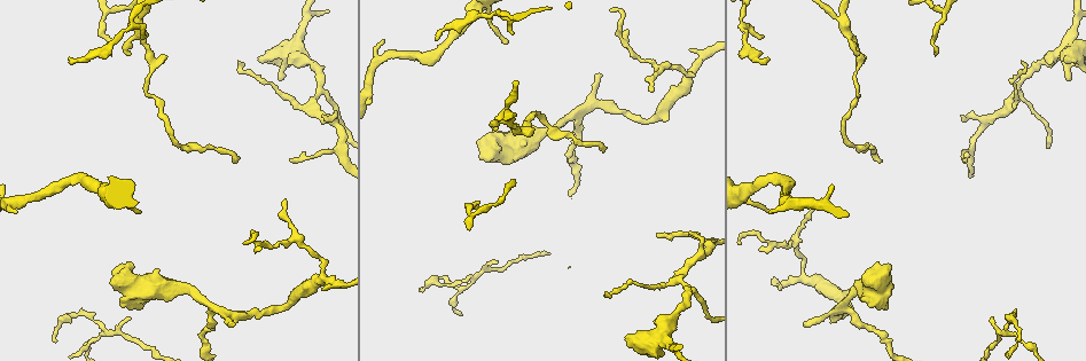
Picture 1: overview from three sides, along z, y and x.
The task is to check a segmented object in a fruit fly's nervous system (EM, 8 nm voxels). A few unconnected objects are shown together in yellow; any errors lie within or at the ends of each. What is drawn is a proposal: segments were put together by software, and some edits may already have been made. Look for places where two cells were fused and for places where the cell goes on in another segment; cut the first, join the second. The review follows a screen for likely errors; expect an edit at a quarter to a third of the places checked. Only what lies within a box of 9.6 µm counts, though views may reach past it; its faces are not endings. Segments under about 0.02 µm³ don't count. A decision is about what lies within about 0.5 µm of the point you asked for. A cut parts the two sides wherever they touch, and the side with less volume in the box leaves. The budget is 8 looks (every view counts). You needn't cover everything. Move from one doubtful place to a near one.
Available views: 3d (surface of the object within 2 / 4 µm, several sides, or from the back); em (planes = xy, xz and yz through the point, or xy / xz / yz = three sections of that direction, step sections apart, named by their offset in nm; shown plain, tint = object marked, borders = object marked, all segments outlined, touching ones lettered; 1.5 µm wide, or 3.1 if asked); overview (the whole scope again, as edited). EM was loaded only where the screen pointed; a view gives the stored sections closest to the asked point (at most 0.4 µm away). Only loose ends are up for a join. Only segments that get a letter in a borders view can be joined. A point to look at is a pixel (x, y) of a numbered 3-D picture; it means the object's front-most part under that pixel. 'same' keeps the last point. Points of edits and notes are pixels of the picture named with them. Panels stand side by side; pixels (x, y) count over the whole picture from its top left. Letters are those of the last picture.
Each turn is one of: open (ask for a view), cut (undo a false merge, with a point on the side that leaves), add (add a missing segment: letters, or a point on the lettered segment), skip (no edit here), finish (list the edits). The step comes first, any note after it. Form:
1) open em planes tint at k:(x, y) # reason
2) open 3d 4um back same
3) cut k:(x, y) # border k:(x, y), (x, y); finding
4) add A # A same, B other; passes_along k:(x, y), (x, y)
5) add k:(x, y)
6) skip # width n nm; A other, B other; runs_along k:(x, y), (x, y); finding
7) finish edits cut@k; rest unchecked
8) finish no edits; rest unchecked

open 3d 2um back at 1:(505, 42) # an open end

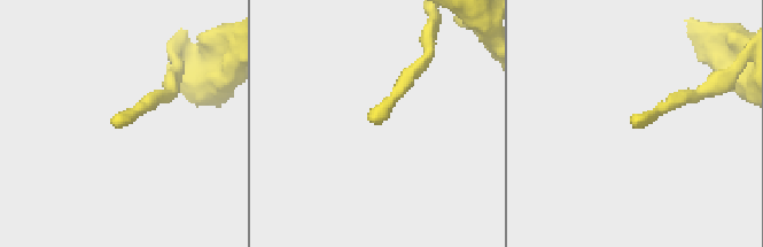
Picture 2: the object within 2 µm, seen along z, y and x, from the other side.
open em xz step 4 borders at 2:(632, 116)

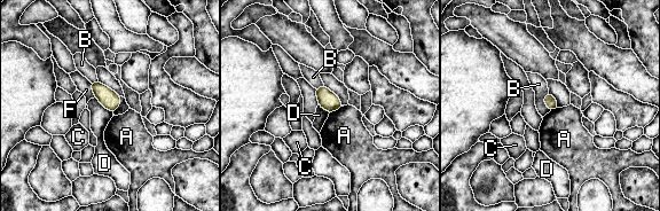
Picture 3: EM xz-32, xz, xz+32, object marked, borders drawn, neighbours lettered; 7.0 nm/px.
skip # A other, B other, C other, D other, F other; border 3:(95, 96), (112, 112); none of them fits

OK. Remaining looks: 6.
open 3d 2um at 1:(507, 114) # calibre changes

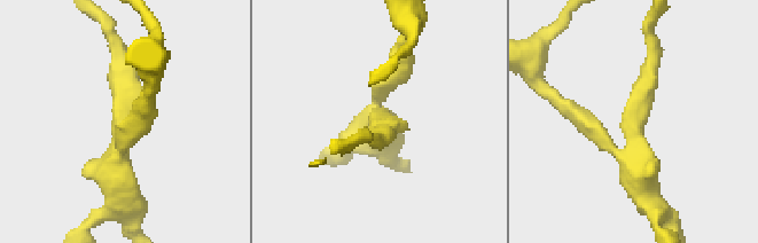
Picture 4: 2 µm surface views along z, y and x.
open em planes tint at 4:(632, 156) # need the tissue

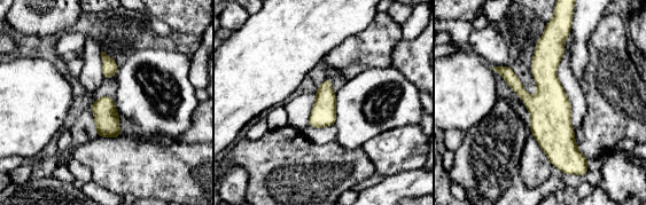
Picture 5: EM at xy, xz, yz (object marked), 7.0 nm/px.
open em planes borders same # see the neighbours

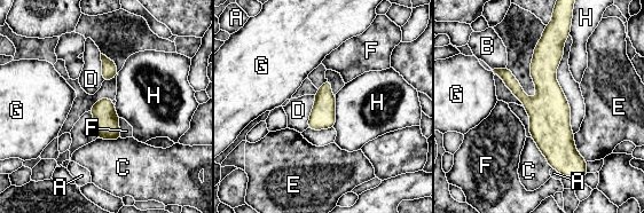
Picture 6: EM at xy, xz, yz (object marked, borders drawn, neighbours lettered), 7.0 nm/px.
skip # width 180 nm; A other, B other, C other, D other, E other, F other, G other, H other; runs_along 6:(549, 36), (550, 129), (564, 170); all the same cell

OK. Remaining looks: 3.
open em planes borders at 1:(651, 92) # thin end

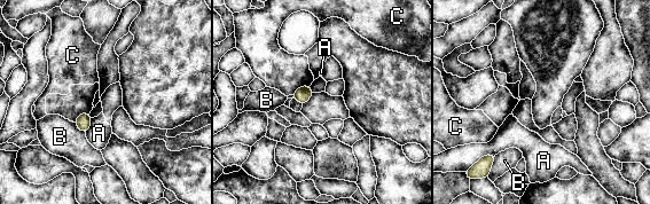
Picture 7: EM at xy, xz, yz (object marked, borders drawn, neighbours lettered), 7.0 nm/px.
skip # A other, B other, C other; border 7:(75, 123), (85, 133); none of them fits

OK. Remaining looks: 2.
finish no edits; rest unchecked

